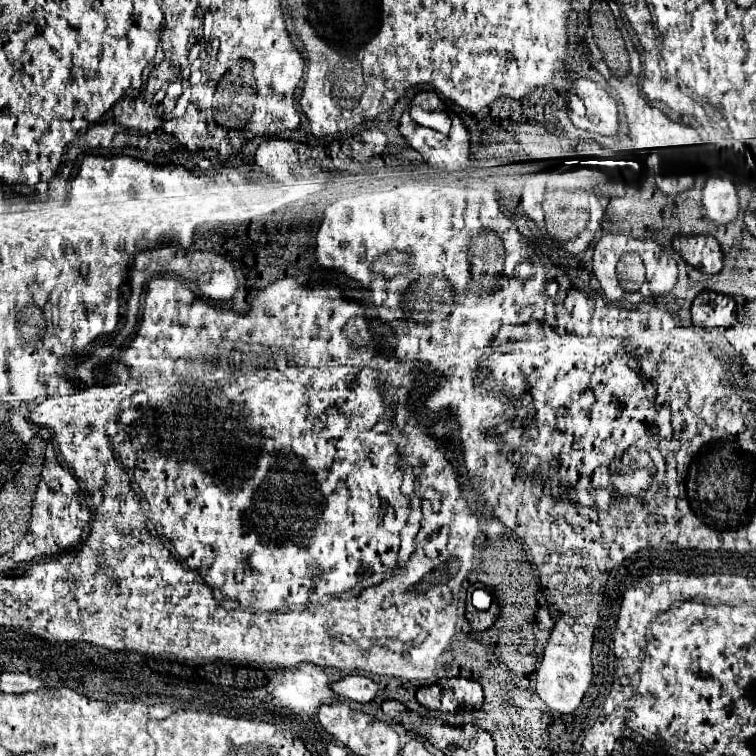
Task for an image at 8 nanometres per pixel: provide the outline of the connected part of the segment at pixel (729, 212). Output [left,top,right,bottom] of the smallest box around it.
[703,176,739,222]

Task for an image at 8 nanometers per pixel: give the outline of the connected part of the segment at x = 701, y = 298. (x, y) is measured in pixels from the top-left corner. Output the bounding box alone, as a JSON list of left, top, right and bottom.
[691,290,735,328]

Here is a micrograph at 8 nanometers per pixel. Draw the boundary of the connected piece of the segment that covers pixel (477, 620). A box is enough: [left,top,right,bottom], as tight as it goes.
[465,602,499,632]

